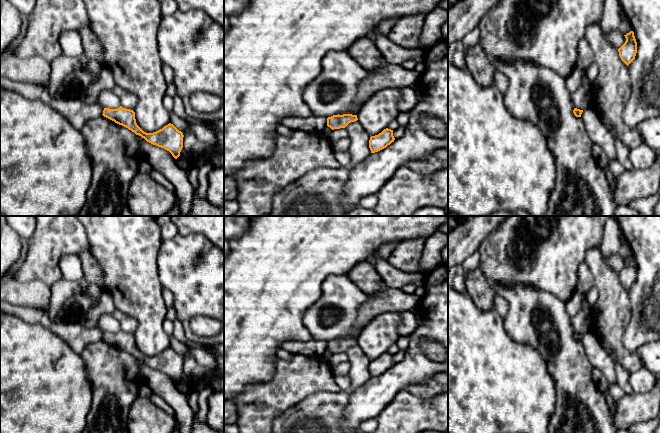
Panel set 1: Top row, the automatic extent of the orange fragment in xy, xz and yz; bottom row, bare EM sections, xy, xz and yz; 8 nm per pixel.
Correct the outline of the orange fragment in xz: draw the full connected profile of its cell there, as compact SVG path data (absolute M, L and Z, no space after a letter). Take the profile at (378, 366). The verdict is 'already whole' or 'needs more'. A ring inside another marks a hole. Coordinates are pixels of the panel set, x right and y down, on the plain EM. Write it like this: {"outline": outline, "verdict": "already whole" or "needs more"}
{"outline": "M388 352L384 353L378 359L371 360L369 364L369 372L371 377L375 377L386 372L388 369L394 366L394 364L393 354Z", "verdict": "already whole"}

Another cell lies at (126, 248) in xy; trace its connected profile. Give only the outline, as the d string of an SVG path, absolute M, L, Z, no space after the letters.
M155 216L76 217L86 230L90 254L103 271L102 285L112 296L116 309L138 322L134 333L137 349L144 356L153 357L171 347L164 330L167 307L157 265L162 238Z

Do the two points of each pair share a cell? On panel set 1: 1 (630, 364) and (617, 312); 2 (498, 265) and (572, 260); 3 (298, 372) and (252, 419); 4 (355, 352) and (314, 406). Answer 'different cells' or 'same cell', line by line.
1: same cell
2: same cell
3: same cell
4: same cell

